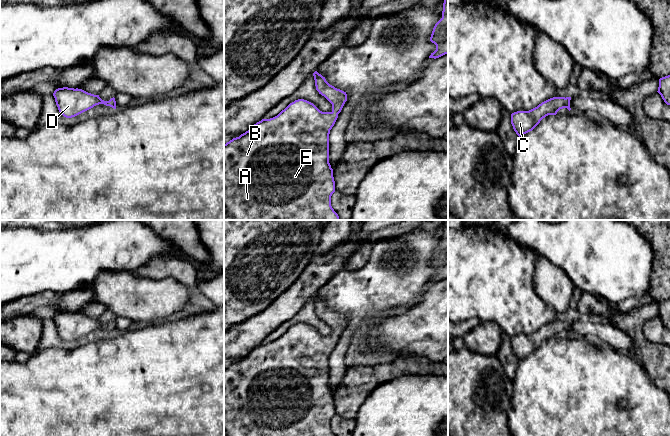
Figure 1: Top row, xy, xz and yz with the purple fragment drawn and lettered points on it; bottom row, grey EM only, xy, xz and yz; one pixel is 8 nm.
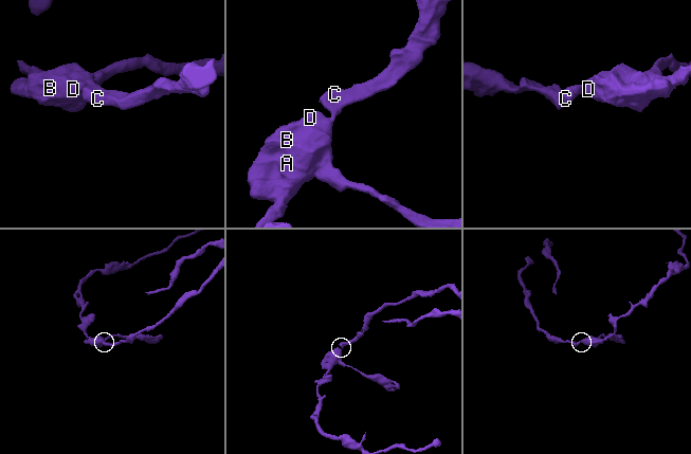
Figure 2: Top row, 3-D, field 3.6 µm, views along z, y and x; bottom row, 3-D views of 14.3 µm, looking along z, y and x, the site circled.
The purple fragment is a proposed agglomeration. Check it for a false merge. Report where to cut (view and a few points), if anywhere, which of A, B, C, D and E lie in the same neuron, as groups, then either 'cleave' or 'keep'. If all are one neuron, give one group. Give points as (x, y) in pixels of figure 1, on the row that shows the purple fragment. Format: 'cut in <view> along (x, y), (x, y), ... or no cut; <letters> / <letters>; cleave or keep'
no cut; A B C D E; keep

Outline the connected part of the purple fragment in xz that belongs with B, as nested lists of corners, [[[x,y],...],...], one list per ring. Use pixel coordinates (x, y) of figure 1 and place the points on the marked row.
[[[317,71],[313,73],[313,76],[316,90],[332,104],[331,112],[322,112],[313,103],[298,99],[290,103],[277,116],[262,119],[239,137],[224,144],[224,220],[339,220],[338,214],[331,206],[331,196],[335,192],[335,181],[333,169],[329,163],[329,134],[347,101],[347,94],[330,85],[325,77]]]

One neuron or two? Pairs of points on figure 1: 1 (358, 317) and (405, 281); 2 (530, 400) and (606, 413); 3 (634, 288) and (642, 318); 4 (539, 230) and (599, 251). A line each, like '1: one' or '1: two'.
1: one
2: one
3: two
4: one

